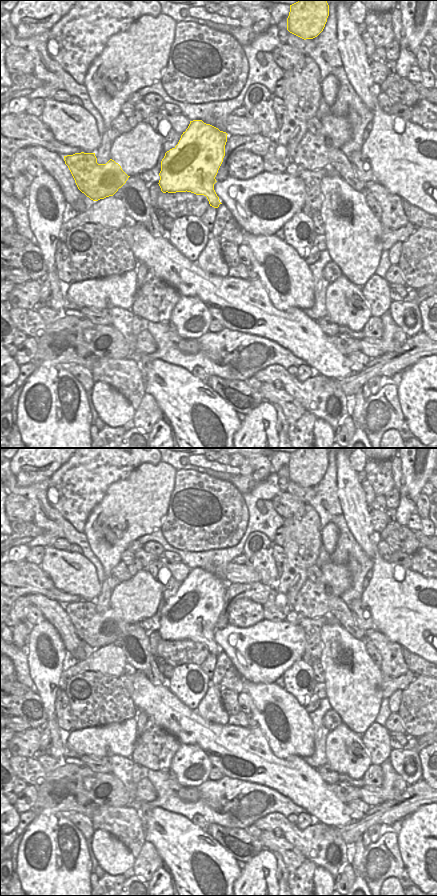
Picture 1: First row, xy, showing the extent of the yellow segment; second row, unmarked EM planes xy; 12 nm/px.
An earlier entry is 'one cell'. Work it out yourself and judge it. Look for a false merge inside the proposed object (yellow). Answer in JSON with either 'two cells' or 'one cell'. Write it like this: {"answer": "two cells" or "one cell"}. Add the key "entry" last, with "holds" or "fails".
{"answer": "one cell", "entry": "holds"}

